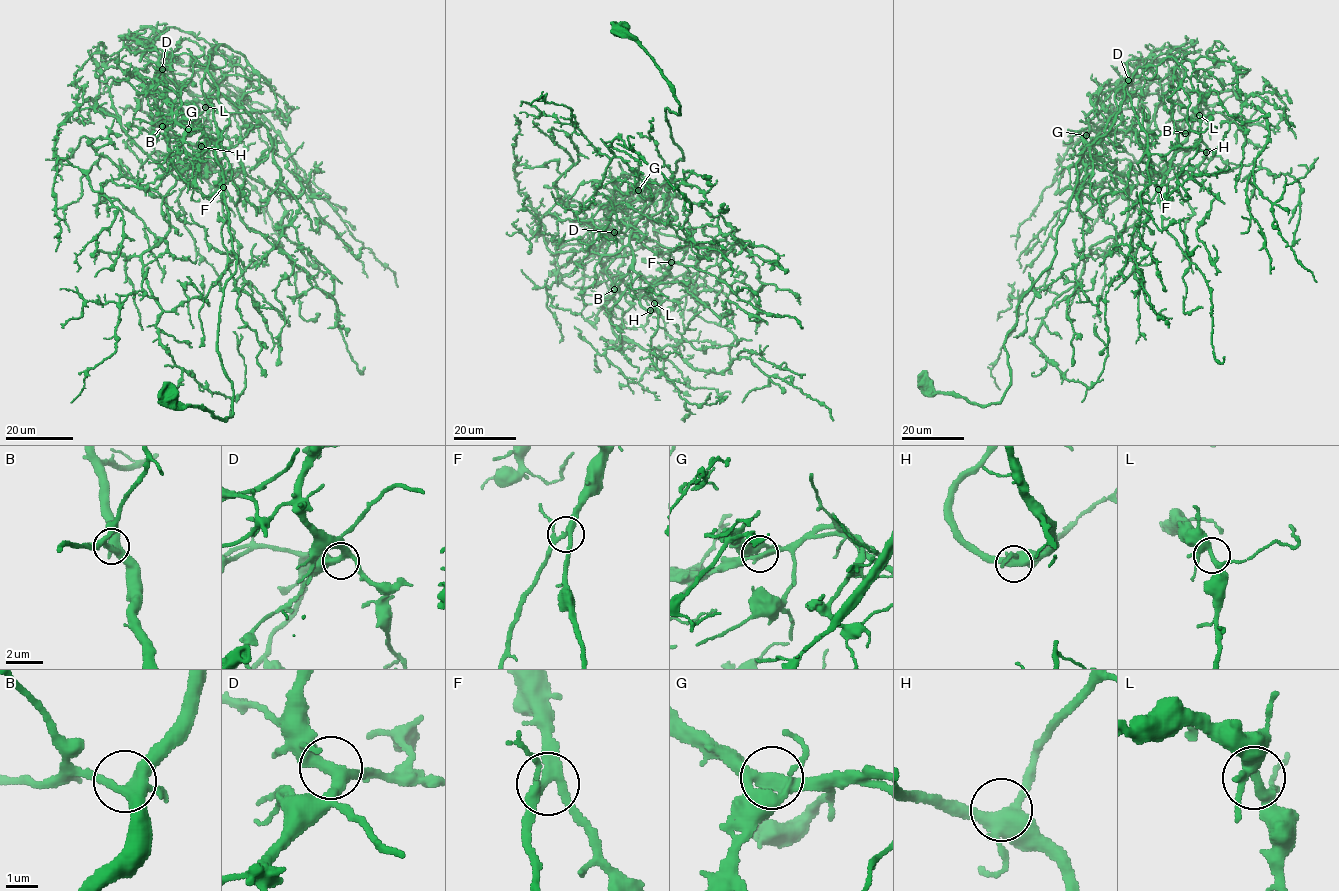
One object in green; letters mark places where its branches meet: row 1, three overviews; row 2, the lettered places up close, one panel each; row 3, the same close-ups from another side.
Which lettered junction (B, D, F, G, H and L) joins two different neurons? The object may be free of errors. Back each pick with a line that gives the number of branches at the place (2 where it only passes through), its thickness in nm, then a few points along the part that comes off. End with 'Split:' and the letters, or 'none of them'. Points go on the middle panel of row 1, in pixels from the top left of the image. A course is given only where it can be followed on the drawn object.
G: 4 | 320 nm | (639, 190), (616, 202), (607, 223), (614, 230), (597, 253), (603, 269), (584, 280), (582, 292), (598, 304)
Split: G

